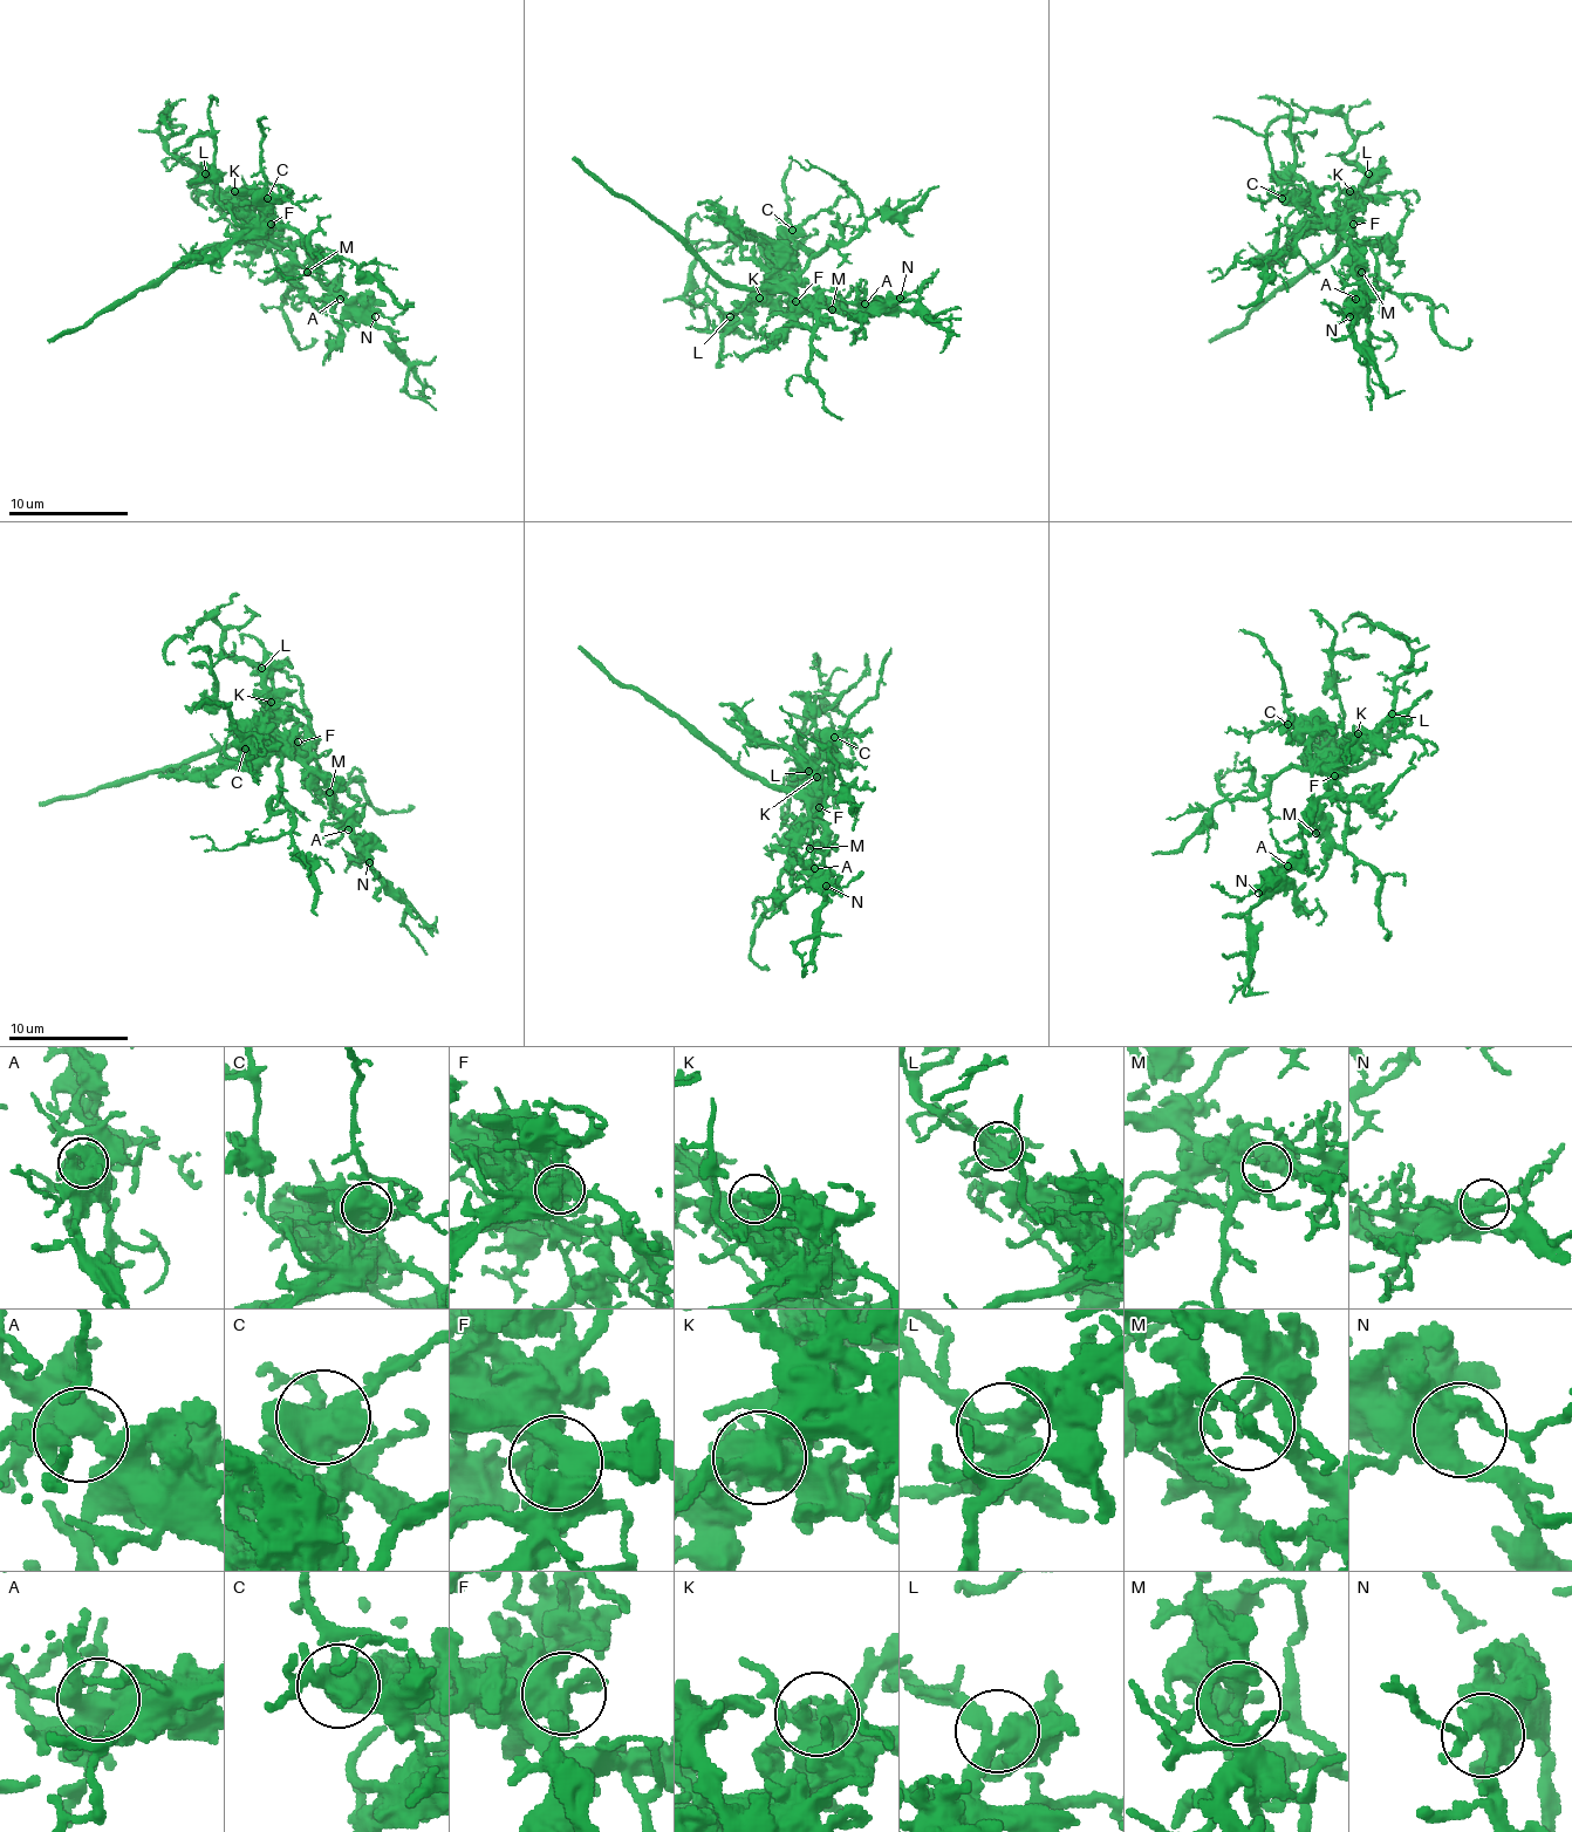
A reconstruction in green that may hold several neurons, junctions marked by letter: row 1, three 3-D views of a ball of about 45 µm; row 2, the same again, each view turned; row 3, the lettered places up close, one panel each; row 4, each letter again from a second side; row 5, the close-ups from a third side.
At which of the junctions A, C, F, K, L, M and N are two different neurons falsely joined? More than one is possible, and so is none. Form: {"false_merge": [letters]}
{"false_merge": []}

